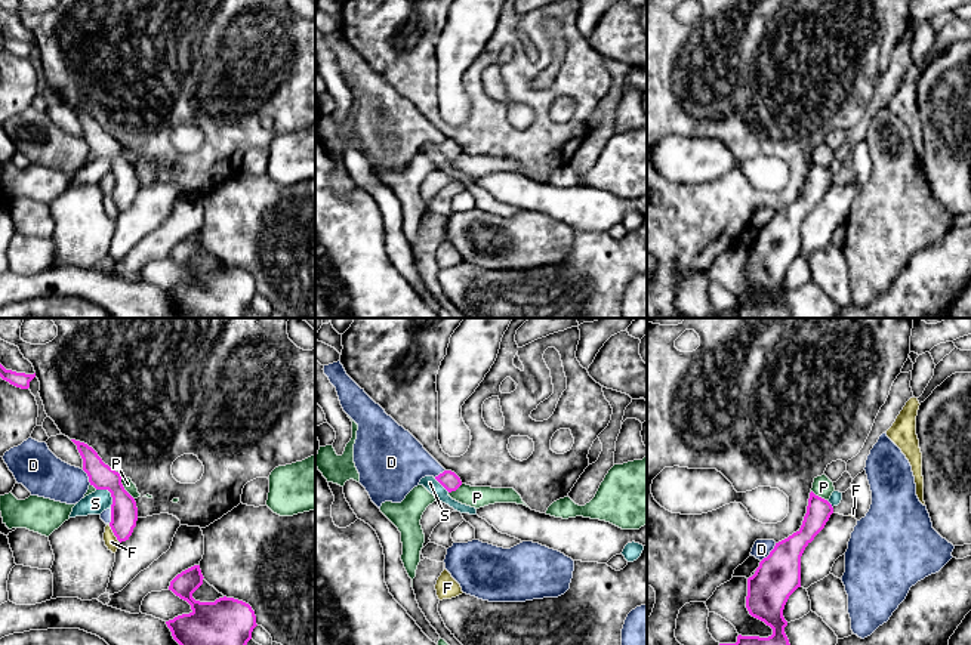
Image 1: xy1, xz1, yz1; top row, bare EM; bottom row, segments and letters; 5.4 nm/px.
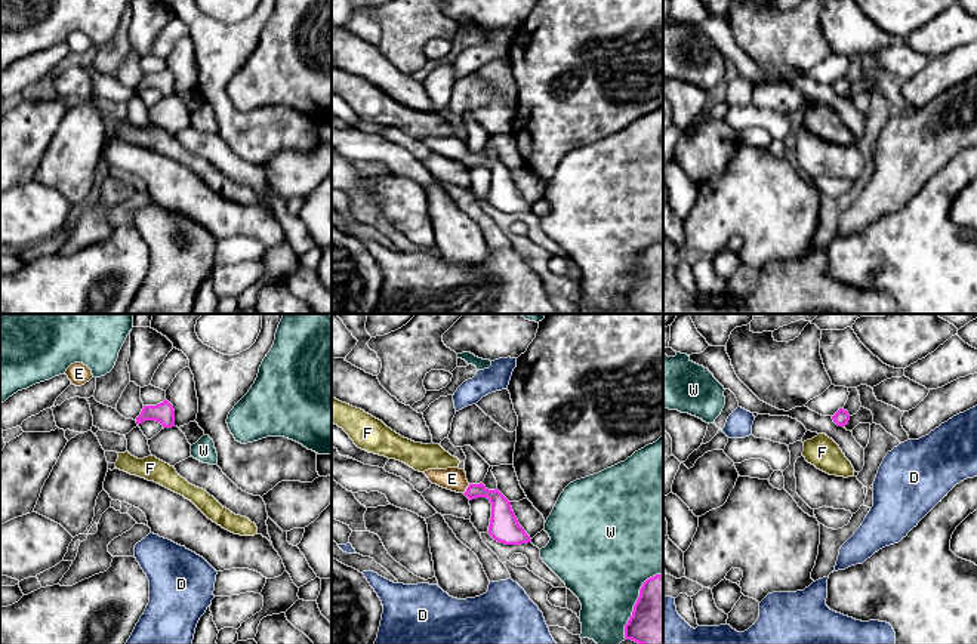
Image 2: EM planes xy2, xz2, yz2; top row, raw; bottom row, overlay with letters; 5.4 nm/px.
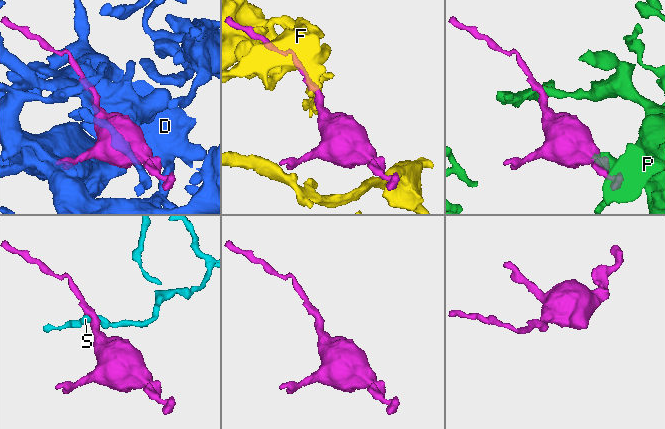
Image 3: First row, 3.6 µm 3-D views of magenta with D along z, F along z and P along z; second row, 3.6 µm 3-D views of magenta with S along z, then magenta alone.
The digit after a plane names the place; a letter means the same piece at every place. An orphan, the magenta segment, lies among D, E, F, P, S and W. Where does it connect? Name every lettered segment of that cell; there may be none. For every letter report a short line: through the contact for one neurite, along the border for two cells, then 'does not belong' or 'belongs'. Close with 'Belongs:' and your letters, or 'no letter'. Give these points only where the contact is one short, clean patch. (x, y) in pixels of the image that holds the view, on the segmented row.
D: does not belong
E: xz2 (502, 518), (487, 493), (467, 489), (452, 478) | belongs
F: does not belong
P: xy1 (120, 477), (123, 488), (133, 499) | does not belong
S: xy1 (96, 488), (105, 488), (110, 493), (111, 508) | does not belong
W: does not belong
Belongs: E

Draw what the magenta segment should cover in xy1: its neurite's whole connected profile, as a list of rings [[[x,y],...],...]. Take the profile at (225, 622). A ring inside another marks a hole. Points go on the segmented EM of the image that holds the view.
[[[200,565],[178,574],[169,586],[176,596],[191,605],[189,614],[166,621],[179,645],[247,645],[258,626],[252,607],[234,598],[200,602],[192,593],[203,584]]]

